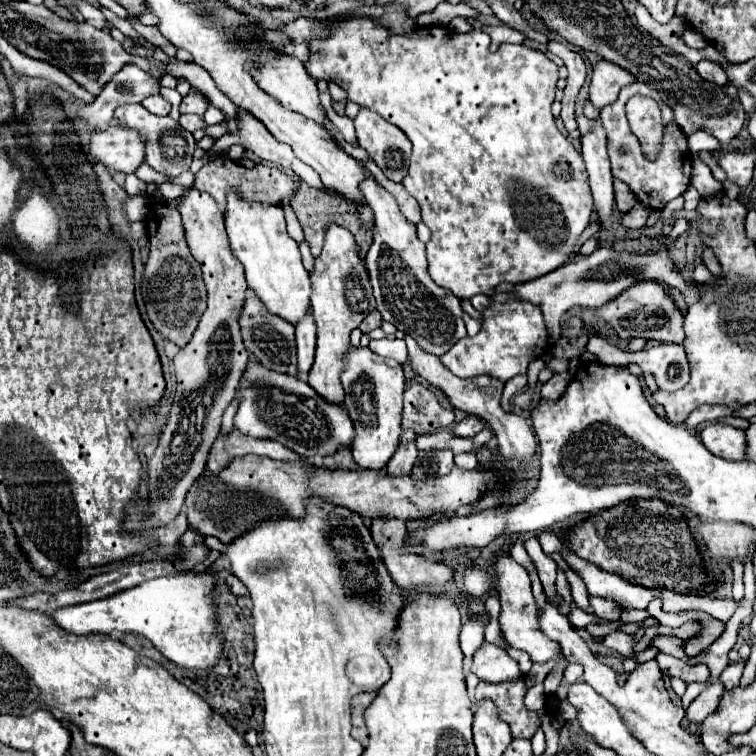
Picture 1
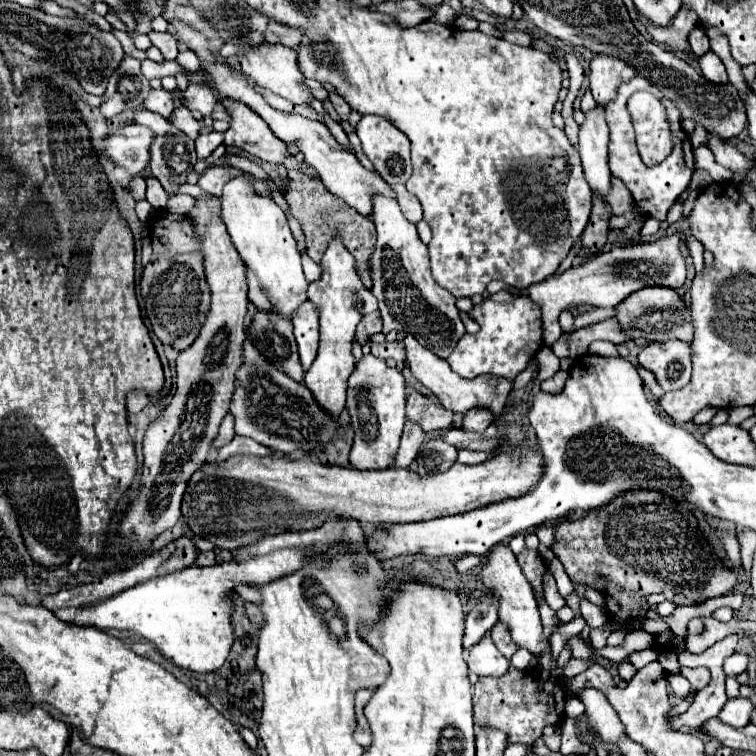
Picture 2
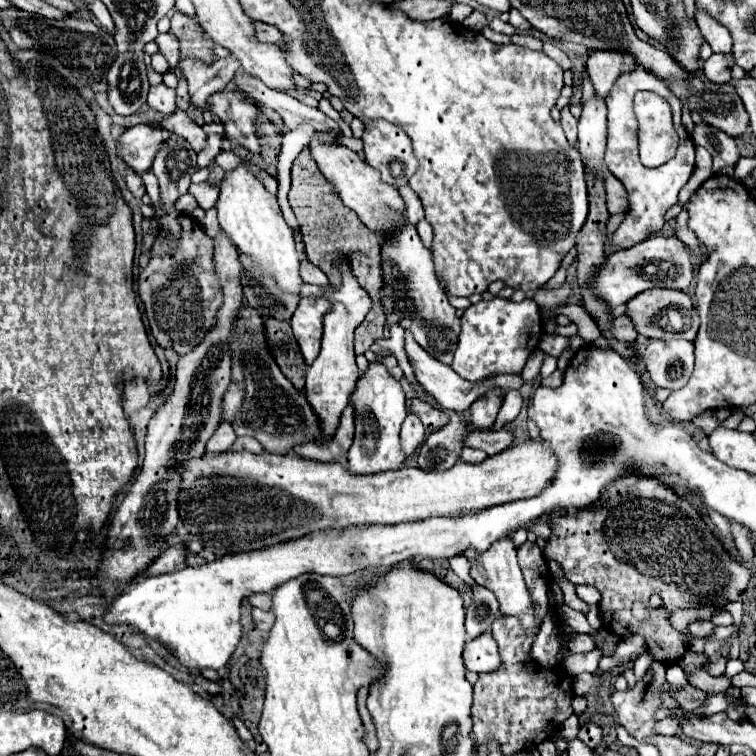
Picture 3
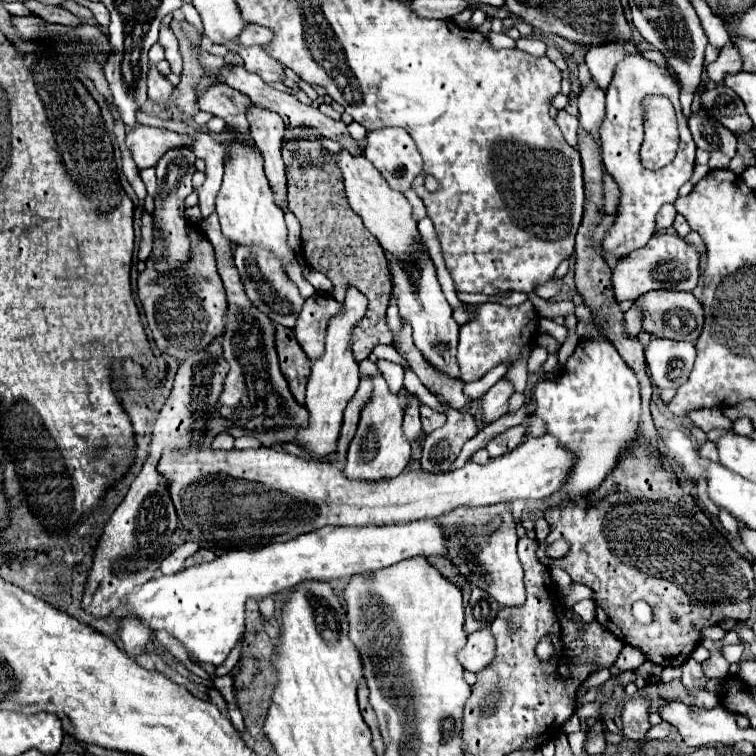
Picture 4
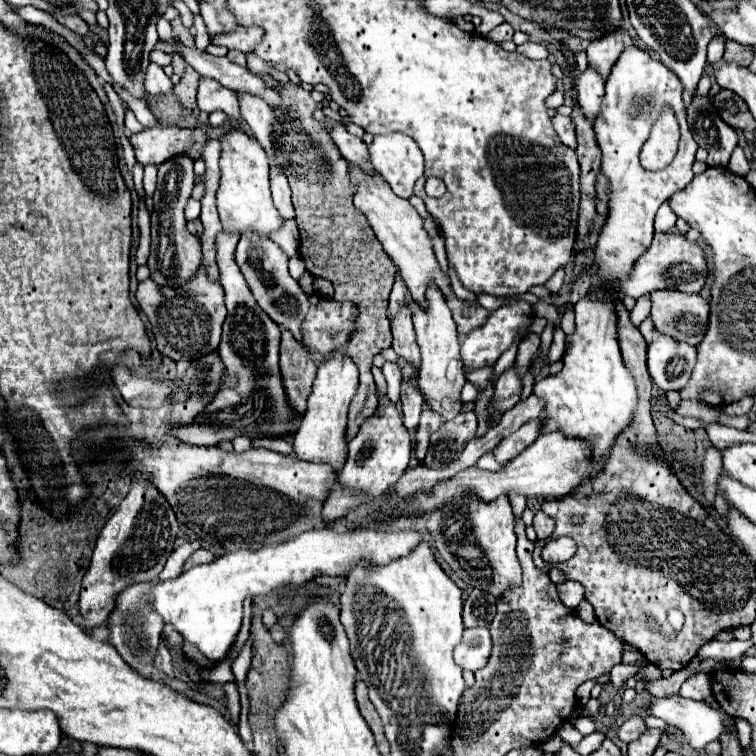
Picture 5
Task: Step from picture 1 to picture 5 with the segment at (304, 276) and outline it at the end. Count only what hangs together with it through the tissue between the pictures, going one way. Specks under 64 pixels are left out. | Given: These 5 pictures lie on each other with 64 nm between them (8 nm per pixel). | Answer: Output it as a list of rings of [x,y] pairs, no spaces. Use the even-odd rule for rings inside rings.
[[[232,130],[228,134],[222,136],[222,156],[220,156],[220,170],[222,170],[222,178],[220,178],[220,188],[216,192],[216,202],[218,202],[218,214],[220,214],[220,222],[224,232],[234,232],[238,236],[250,232],[256,232],[262,238],[270,238],[272,232],[280,230],[284,220],[278,214],[278,210],[272,204],[270,198],[270,182],[268,182],[268,158],[262,152],[262,148],[256,144],[256,140],[252,140],[252,136],[244,134],[242,130]]]

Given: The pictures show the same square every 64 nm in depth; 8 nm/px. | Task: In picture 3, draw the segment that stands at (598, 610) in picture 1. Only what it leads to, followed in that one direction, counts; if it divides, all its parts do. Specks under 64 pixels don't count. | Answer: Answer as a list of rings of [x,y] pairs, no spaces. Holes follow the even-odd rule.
[[[576,586],[576,594],[586,602],[586,604],[600,604],[600,592],[594,586]]]

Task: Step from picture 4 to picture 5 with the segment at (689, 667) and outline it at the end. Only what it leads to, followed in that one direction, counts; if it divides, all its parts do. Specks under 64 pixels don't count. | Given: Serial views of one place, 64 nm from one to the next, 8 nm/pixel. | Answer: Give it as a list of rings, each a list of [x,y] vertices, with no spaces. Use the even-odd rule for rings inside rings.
[[[694,672],[680,688],[680,694],[692,700],[702,700],[712,694],[712,678],[706,672]]]

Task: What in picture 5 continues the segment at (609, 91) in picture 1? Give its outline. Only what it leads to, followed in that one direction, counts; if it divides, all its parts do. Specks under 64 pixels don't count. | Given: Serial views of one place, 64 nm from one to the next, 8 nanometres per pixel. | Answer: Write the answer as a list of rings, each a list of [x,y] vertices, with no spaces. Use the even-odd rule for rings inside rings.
[[[612,32],[612,36],[604,36],[604,40],[600,42],[590,42],[590,46],[586,48],[588,64],[596,68],[606,80],[612,66],[628,46],[632,46],[632,38],[626,32]]]

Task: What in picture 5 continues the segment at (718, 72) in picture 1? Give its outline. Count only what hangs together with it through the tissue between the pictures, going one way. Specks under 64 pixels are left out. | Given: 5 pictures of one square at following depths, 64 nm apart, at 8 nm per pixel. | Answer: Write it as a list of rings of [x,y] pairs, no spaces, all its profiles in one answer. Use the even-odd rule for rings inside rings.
[[[726,40],[726,50],[724,50],[724,62],[728,64],[738,64],[738,66],[748,66],[752,60],[752,52],[738,42]]]

